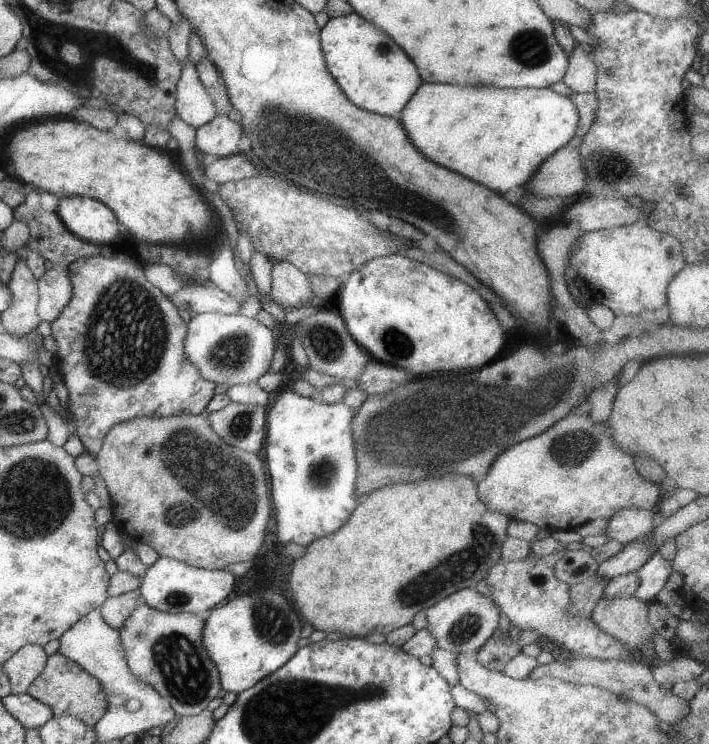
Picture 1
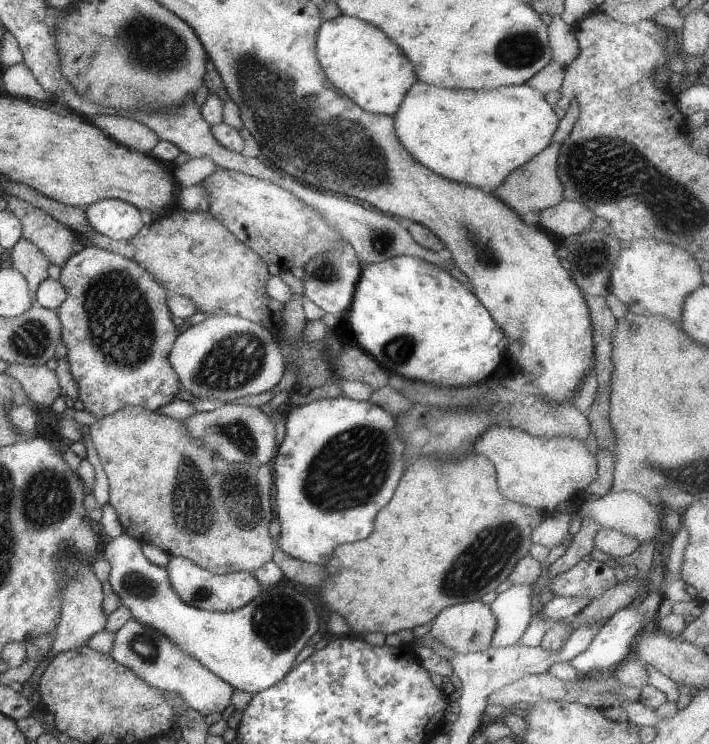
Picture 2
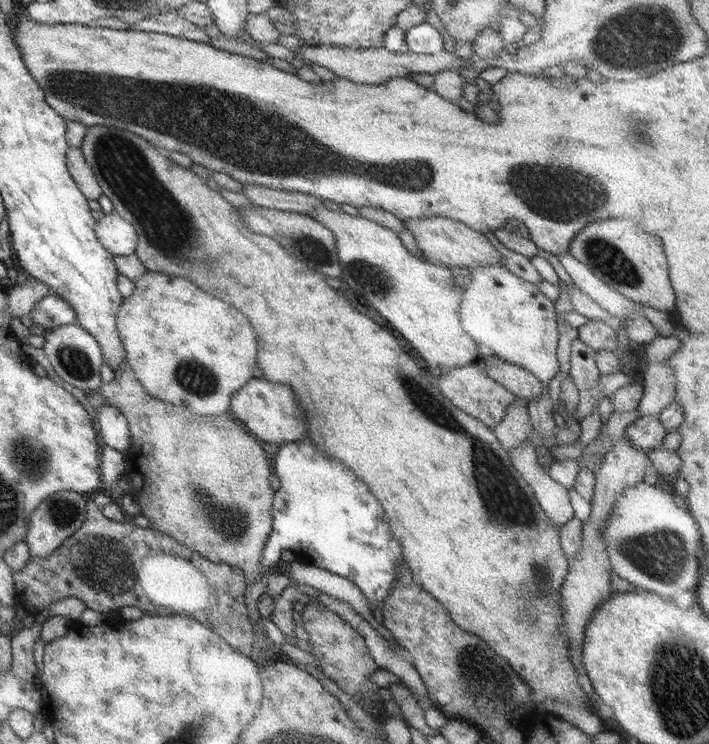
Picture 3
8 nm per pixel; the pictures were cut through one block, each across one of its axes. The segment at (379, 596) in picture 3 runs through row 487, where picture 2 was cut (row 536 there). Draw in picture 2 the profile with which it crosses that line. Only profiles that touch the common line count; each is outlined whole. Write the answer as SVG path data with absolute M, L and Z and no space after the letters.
M346 396L337 398L322 398L310 402L310 404L304 404L303 406L296 406L290 410L290 414L285 418L285 437L279 444L276 456L274 457L274 493L273 493L273 508L274 514L278 518L281 526L280 538L278 538L278 544L282 552L286 552L288 556L297 558L302 562L308 564L317 564L320 566L326 566L326 562L332 558L332 552L338 544L344 544L344 542L354 542L354 540L362 540L366 538L372 528L374 528L374 516L378 512L378 508L382 508L394 494L394 488L402 476L402 472L406 472L408 462L404 457L404 452L407 451L407 445L402 438L400 438L400 432L398 432L398 420L390 412L380 408L376 404L372 404L368 401L357 401Z

